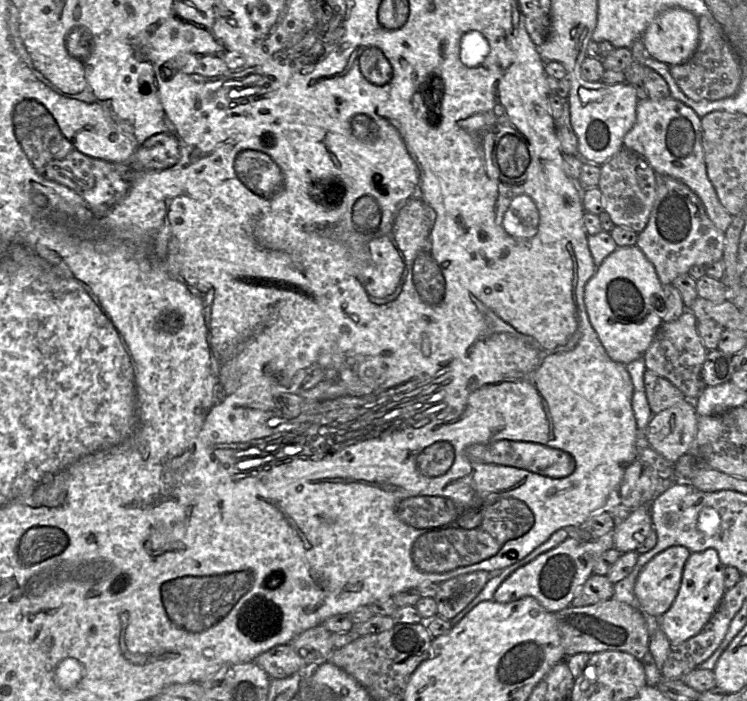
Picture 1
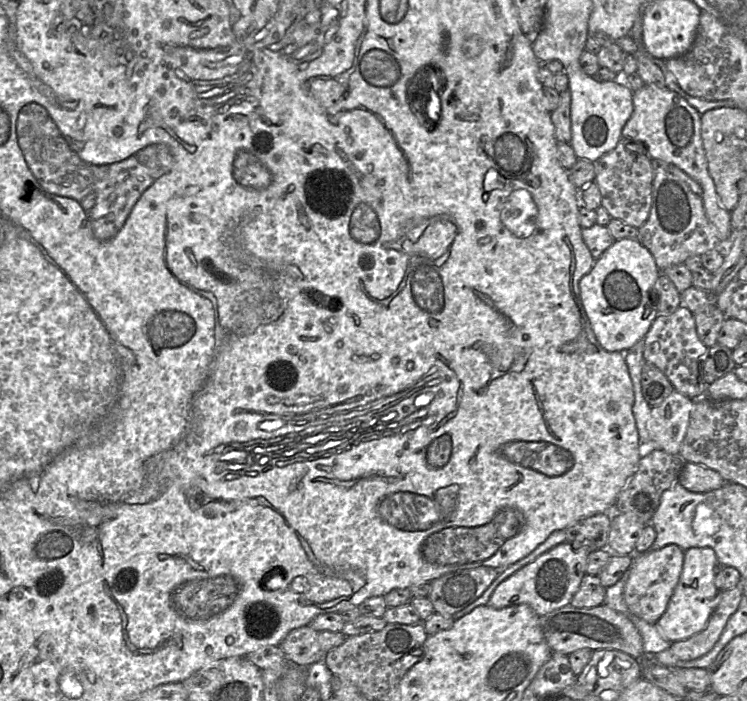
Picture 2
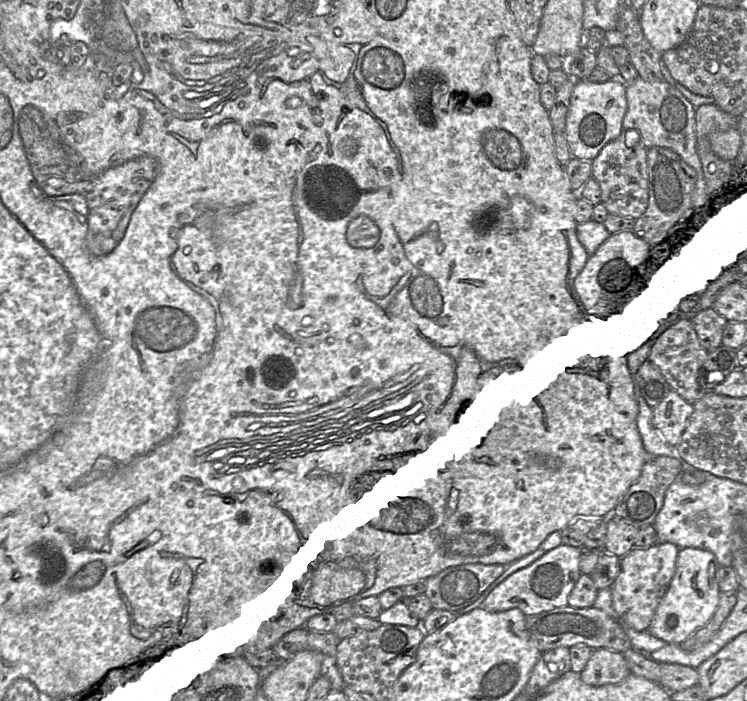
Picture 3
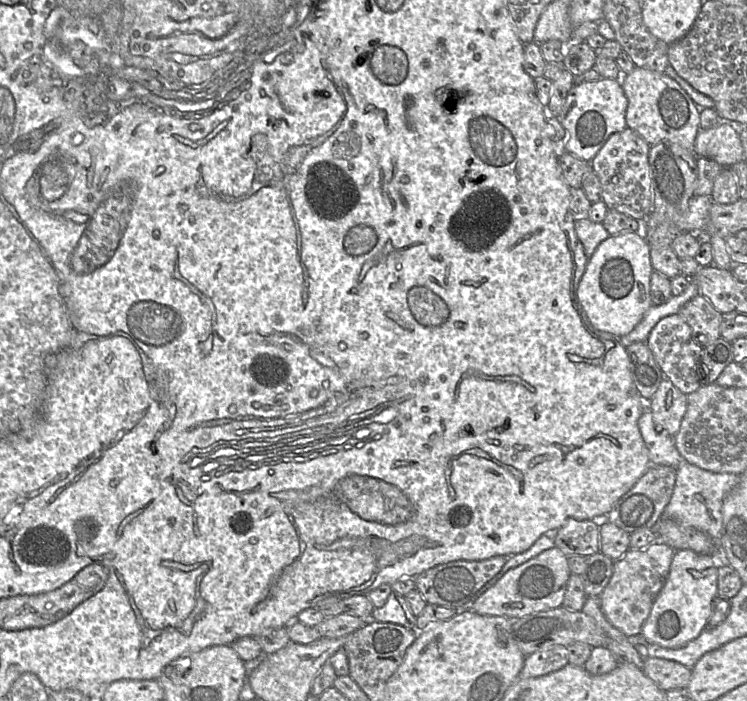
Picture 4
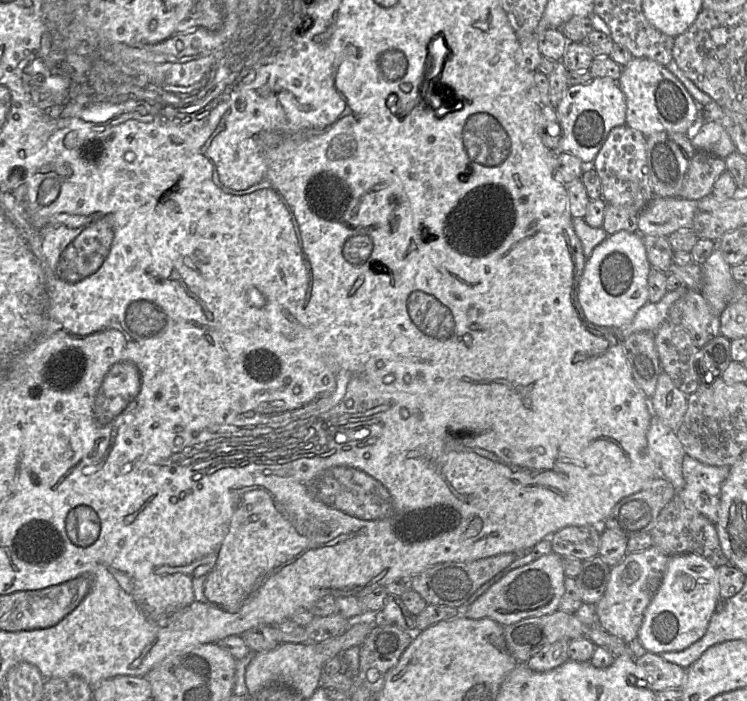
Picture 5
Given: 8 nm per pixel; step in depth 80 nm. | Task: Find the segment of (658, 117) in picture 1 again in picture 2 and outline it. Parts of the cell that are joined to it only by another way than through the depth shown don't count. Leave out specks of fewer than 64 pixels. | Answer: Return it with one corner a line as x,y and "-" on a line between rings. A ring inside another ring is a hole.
645,84
633,91
633,112
622,130
622,136
643,143
651,159
674,164
702,189
705,215
714,225
720,242
726,241
731,233
731,214
722,207
708,169
701,138
701,115
682,96
671,89

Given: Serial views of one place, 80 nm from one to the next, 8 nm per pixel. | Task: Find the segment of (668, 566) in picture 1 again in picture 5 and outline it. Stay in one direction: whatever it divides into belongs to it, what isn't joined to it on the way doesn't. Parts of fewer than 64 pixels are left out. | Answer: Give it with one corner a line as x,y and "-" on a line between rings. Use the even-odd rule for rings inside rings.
651,546
639,552
628,552
619,563
611,567
607,587
595,604
599,624
607,632
626,643
638,637
645,610
661,585
669,558
661,550

